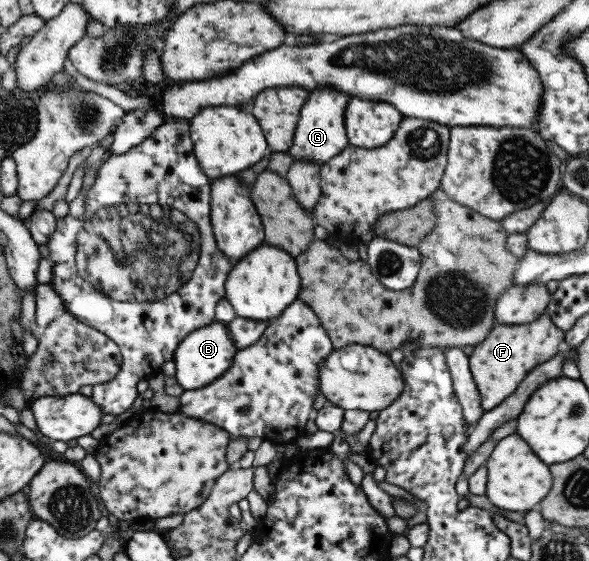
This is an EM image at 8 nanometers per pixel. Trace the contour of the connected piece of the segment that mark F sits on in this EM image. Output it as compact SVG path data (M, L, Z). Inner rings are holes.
M546 312L528 324L494 325L468 356L468 368L480 395L480 408L489 411L513 393L526 373L558 352L557 345L564 339L564 333L553 325Z

